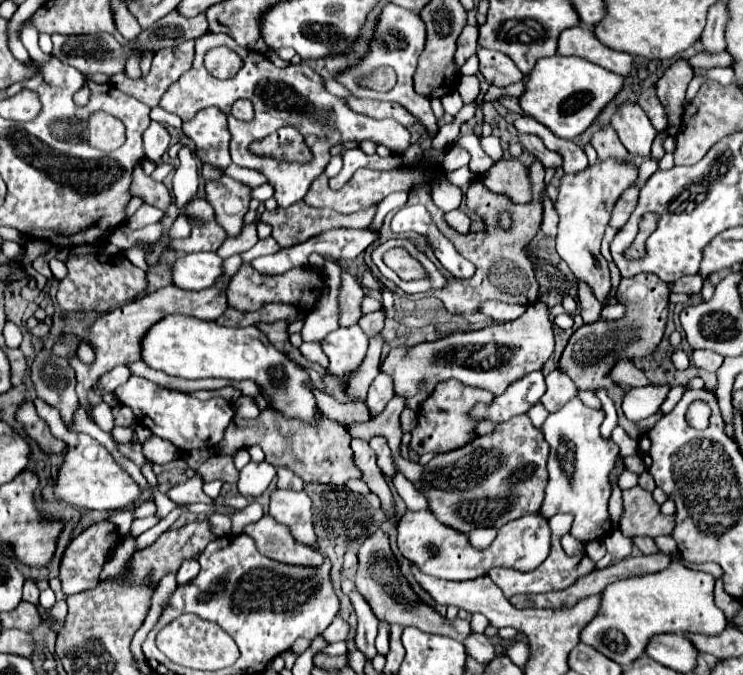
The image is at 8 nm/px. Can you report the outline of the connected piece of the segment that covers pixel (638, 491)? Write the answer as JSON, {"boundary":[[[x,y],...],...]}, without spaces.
{"boundary":[[[632,487],[624,491],[624,513],[620,519],[620,531],[628,537],[646,535],[672,535],[676,527],[674,515],[662,515],[660,505],[654,501],[652,493],[642,487]]]}

